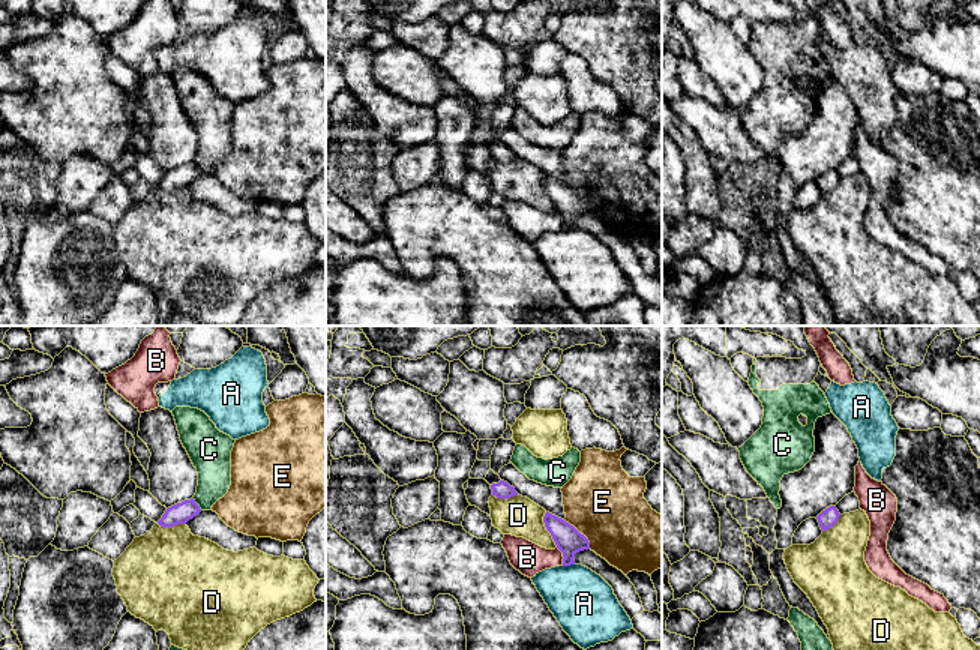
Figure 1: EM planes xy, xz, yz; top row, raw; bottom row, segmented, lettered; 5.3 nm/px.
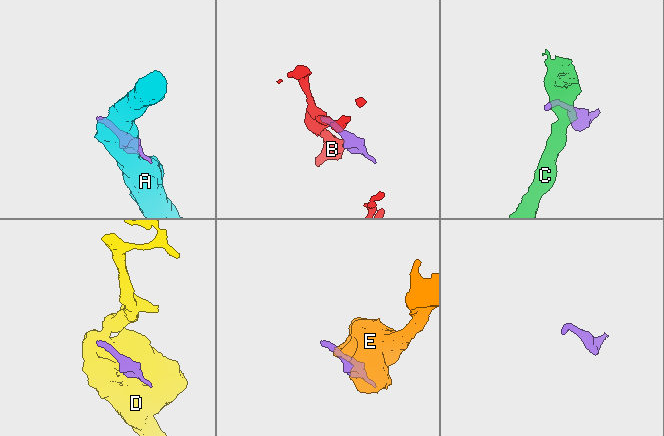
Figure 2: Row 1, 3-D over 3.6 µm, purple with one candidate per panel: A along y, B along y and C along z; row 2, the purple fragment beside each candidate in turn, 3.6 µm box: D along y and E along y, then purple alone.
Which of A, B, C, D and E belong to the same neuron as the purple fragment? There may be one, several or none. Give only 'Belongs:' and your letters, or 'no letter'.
Belongs: no letter

